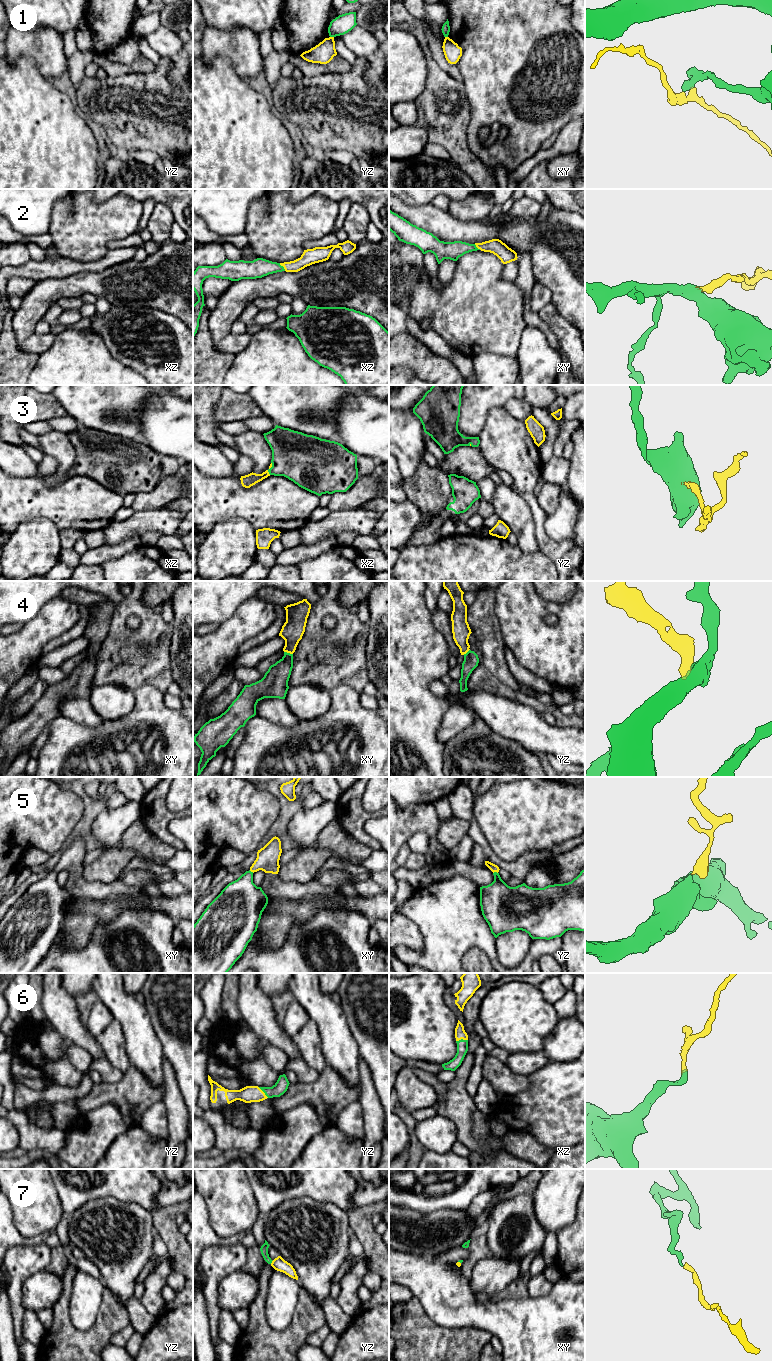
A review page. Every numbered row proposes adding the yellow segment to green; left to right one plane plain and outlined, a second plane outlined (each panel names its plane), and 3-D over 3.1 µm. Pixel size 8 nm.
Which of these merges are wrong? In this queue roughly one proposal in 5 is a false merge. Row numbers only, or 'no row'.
1

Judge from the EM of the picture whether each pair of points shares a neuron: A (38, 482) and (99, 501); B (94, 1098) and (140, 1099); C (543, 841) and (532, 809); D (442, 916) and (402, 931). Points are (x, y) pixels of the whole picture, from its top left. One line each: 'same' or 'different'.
A: same
B: same
C: same
D: different

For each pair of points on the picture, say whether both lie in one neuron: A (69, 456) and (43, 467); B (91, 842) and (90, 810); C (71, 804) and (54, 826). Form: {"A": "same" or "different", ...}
{"A": "different", "B": "same", "C": "same"}

